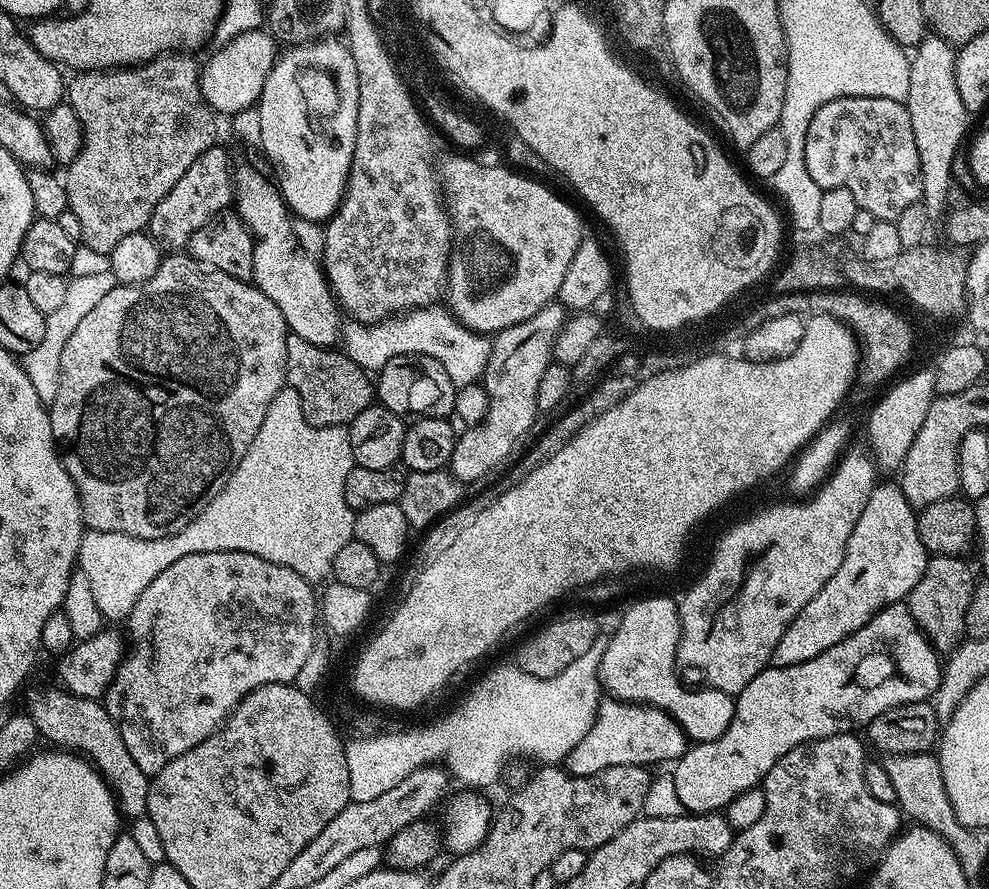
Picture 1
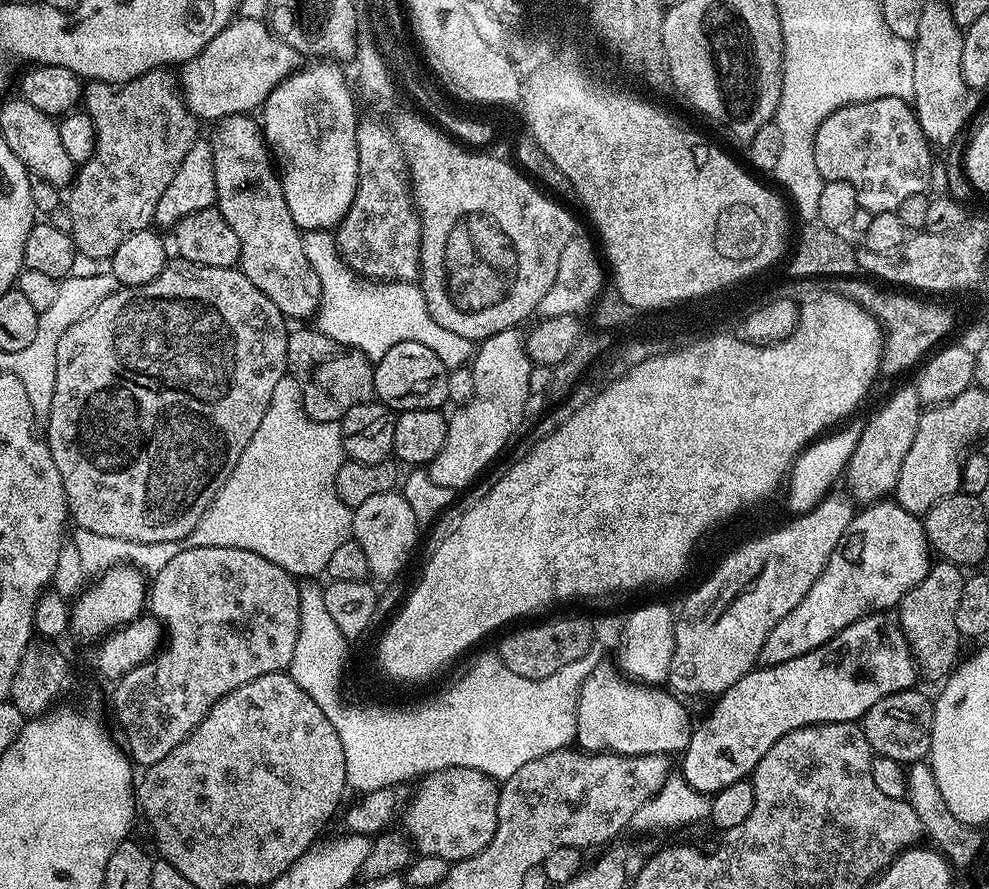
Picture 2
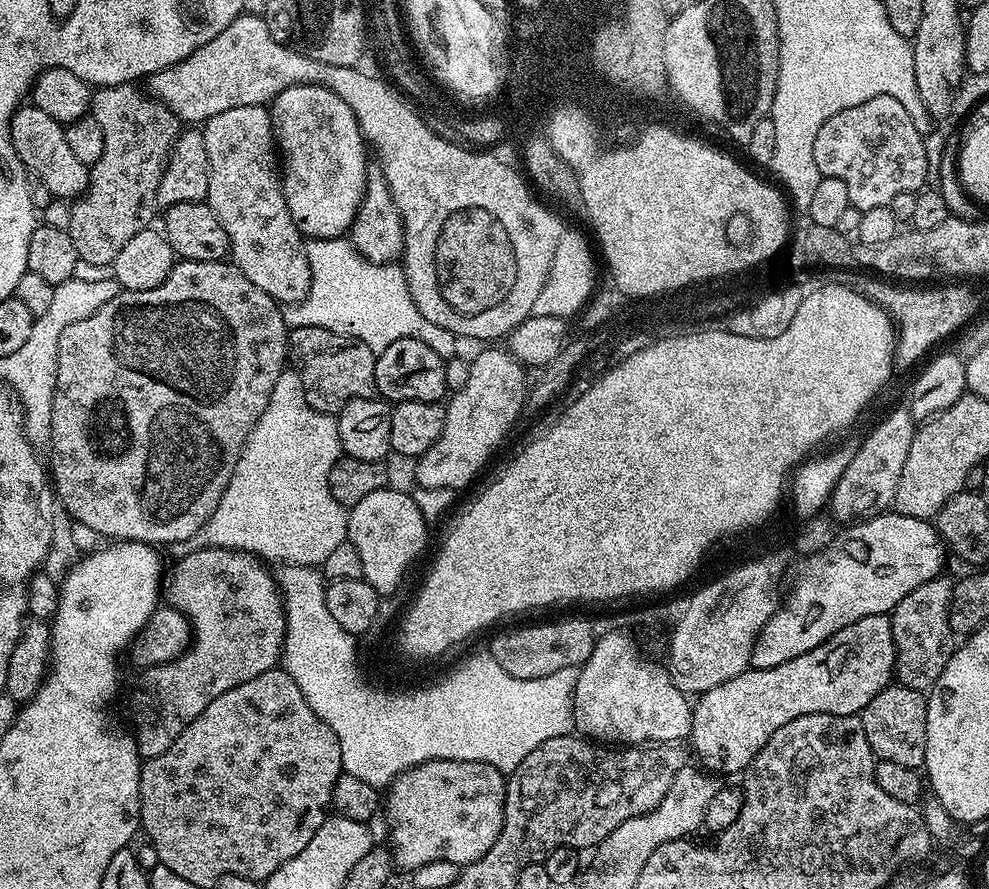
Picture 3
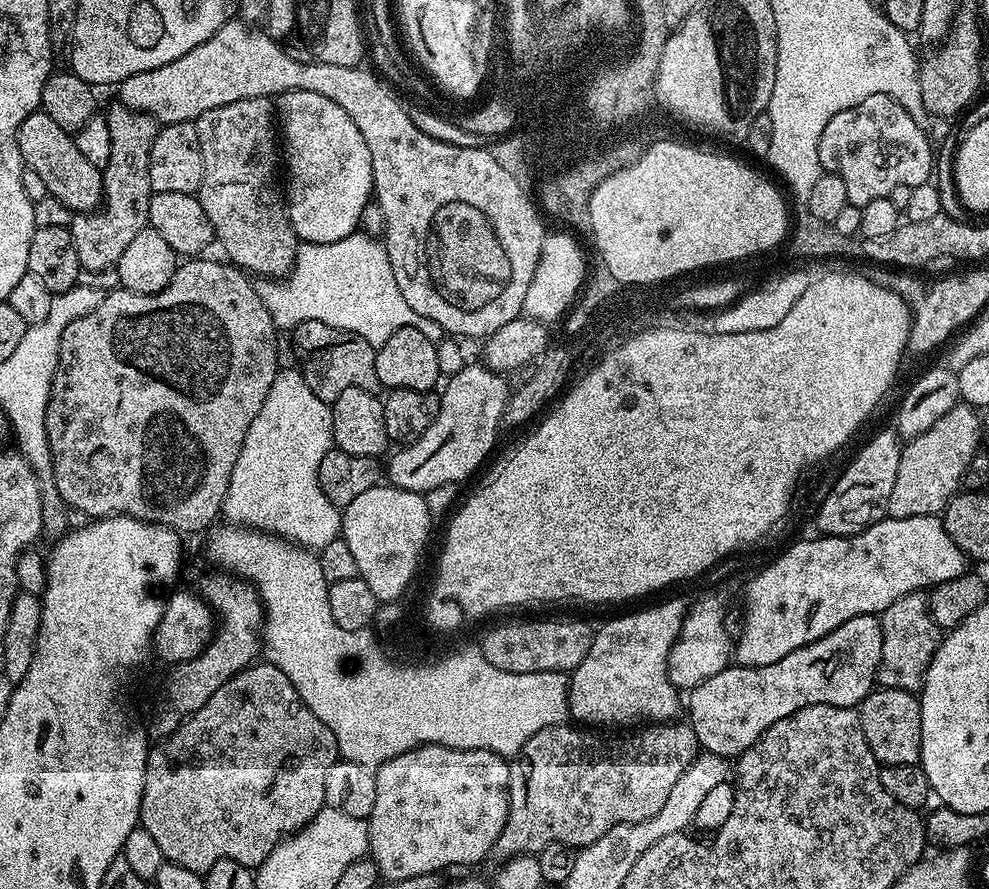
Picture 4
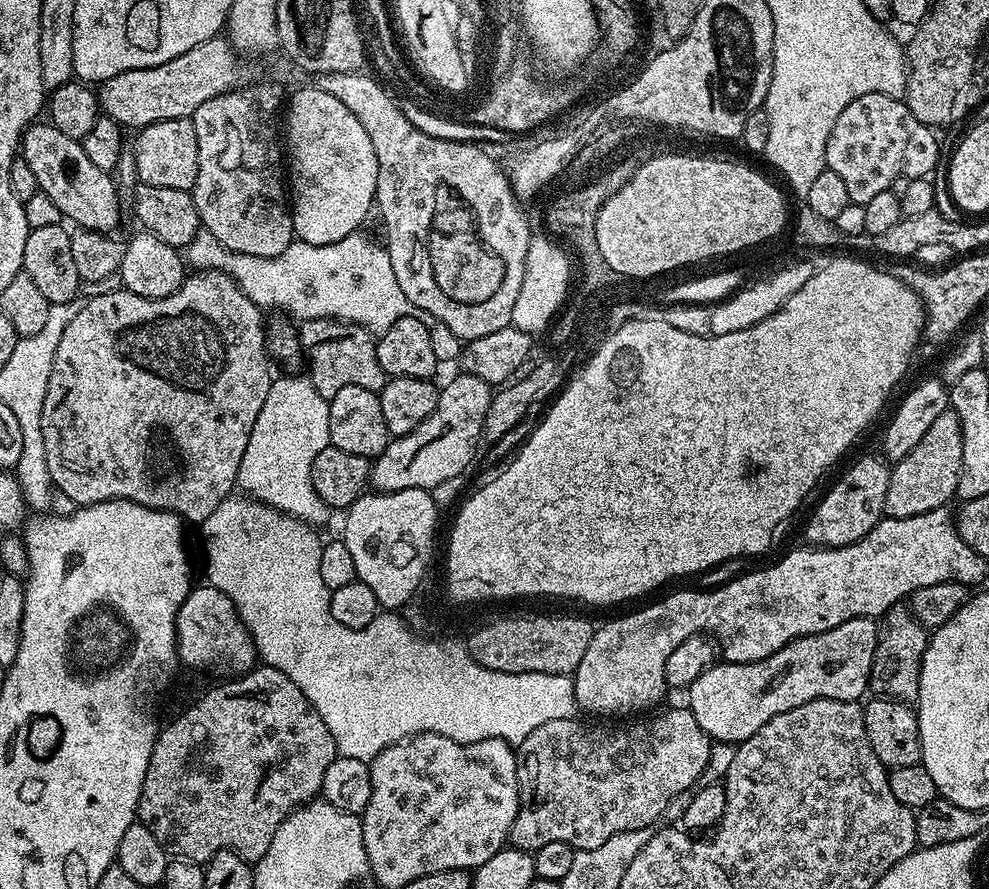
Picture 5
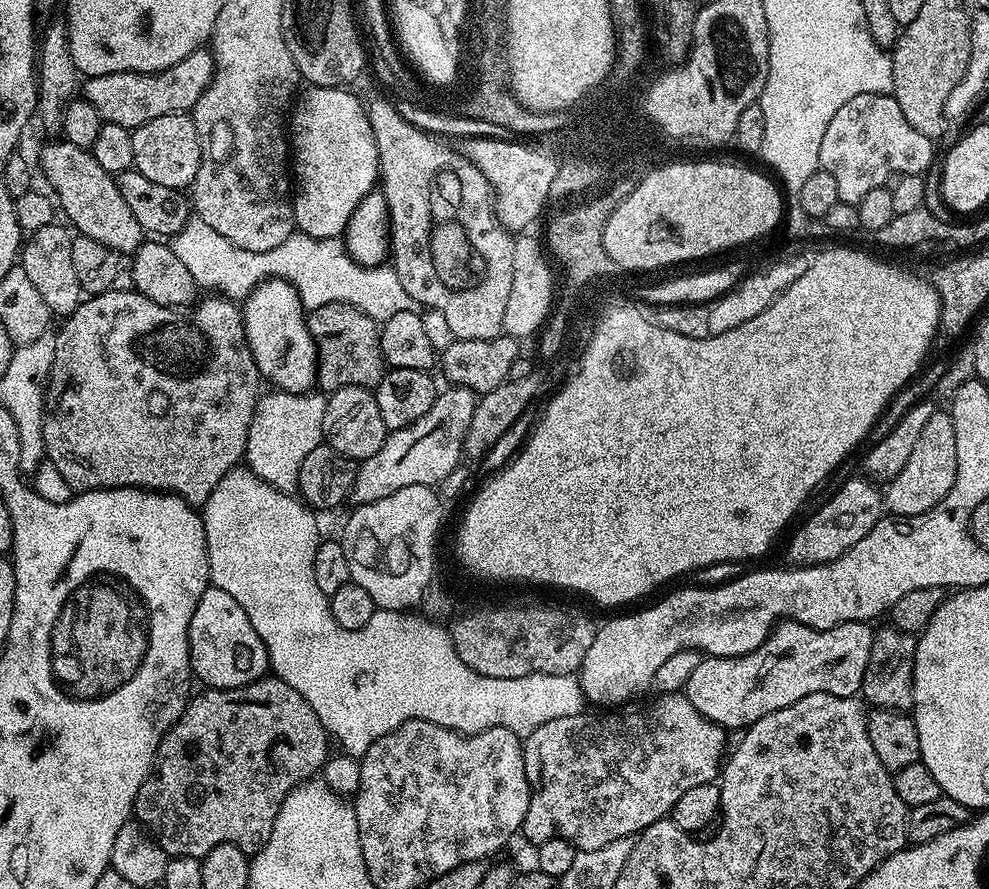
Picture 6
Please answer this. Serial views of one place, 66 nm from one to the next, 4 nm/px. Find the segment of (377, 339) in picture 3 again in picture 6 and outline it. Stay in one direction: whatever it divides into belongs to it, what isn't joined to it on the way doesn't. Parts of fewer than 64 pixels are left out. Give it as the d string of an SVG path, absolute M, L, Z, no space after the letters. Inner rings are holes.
M190 218L182 226L179 233L170 240L174 254L178 254L186 270L194 277L194 282L201 289L226 296L230 300L243 302L248 295L264 280L288 280L290 286L304 303L305 309L311 310L327 304L349 304L371 320L383 322L394 318L394 314L402 314L402 310L413 310L416 300L406 294L402 287L402 278L396 269L387 263L377 268L367 268L356 261L340 238L314 238L310 234L293 231L282 246L274 246L274 250L242 250L242 246L234 246L230 238L222 238L218 230L206 226L199 218Z

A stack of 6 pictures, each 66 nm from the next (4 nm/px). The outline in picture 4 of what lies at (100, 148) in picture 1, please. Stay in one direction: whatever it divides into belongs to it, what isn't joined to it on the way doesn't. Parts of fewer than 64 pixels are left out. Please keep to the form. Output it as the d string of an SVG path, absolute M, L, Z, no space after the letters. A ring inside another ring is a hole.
M119 102L113 104L113 108L106 112L111 148L110 162L102 170L104 199L97 211L82 212L71 217L74 250L85 273L115 269L118 258L122 258L130 241L149 227L148 211L153 191L148 167L158 121L147 112L135 112Z

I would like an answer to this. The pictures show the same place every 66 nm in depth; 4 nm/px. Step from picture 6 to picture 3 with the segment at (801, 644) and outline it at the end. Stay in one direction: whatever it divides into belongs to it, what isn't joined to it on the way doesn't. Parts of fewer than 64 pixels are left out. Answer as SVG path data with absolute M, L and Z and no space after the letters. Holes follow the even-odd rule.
M887 615L862 618L834 634L826 642L814 646L814 650L806 650L806 654L798 654L798 658L790 658L790 662L775 664L769 668L749 667L747 672L738 674L738 678L730 678L730 682L722 682L722 686L714 686L714 690L701 692L692 710L692 734L690 745L696 751L701 765L711 773L720 772L743 773L752 759L770 742L774 730L782 730L786 722L794 722L794 718L802 718L806 714L838 714L839 716L855 716L859 714L884 688L887 688L893 677L895 652L893 650L892 621Z

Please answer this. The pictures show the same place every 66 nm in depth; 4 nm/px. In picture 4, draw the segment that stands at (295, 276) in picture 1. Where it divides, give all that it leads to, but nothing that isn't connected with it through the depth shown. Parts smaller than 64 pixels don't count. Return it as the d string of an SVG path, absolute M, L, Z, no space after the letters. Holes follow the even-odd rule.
M263 96L230 102L230 106L206 110L206 114L198 117L194 123L204 163L204 185L201 186L198 197L206 217L213 224L215 239L224 247L223 255L245 273L257 272L257 277L260 278L287 277L296 262L298 241L288 217L288 205L282 195L281 181L280 184L276 181L278 128L274 123L273 101Z

